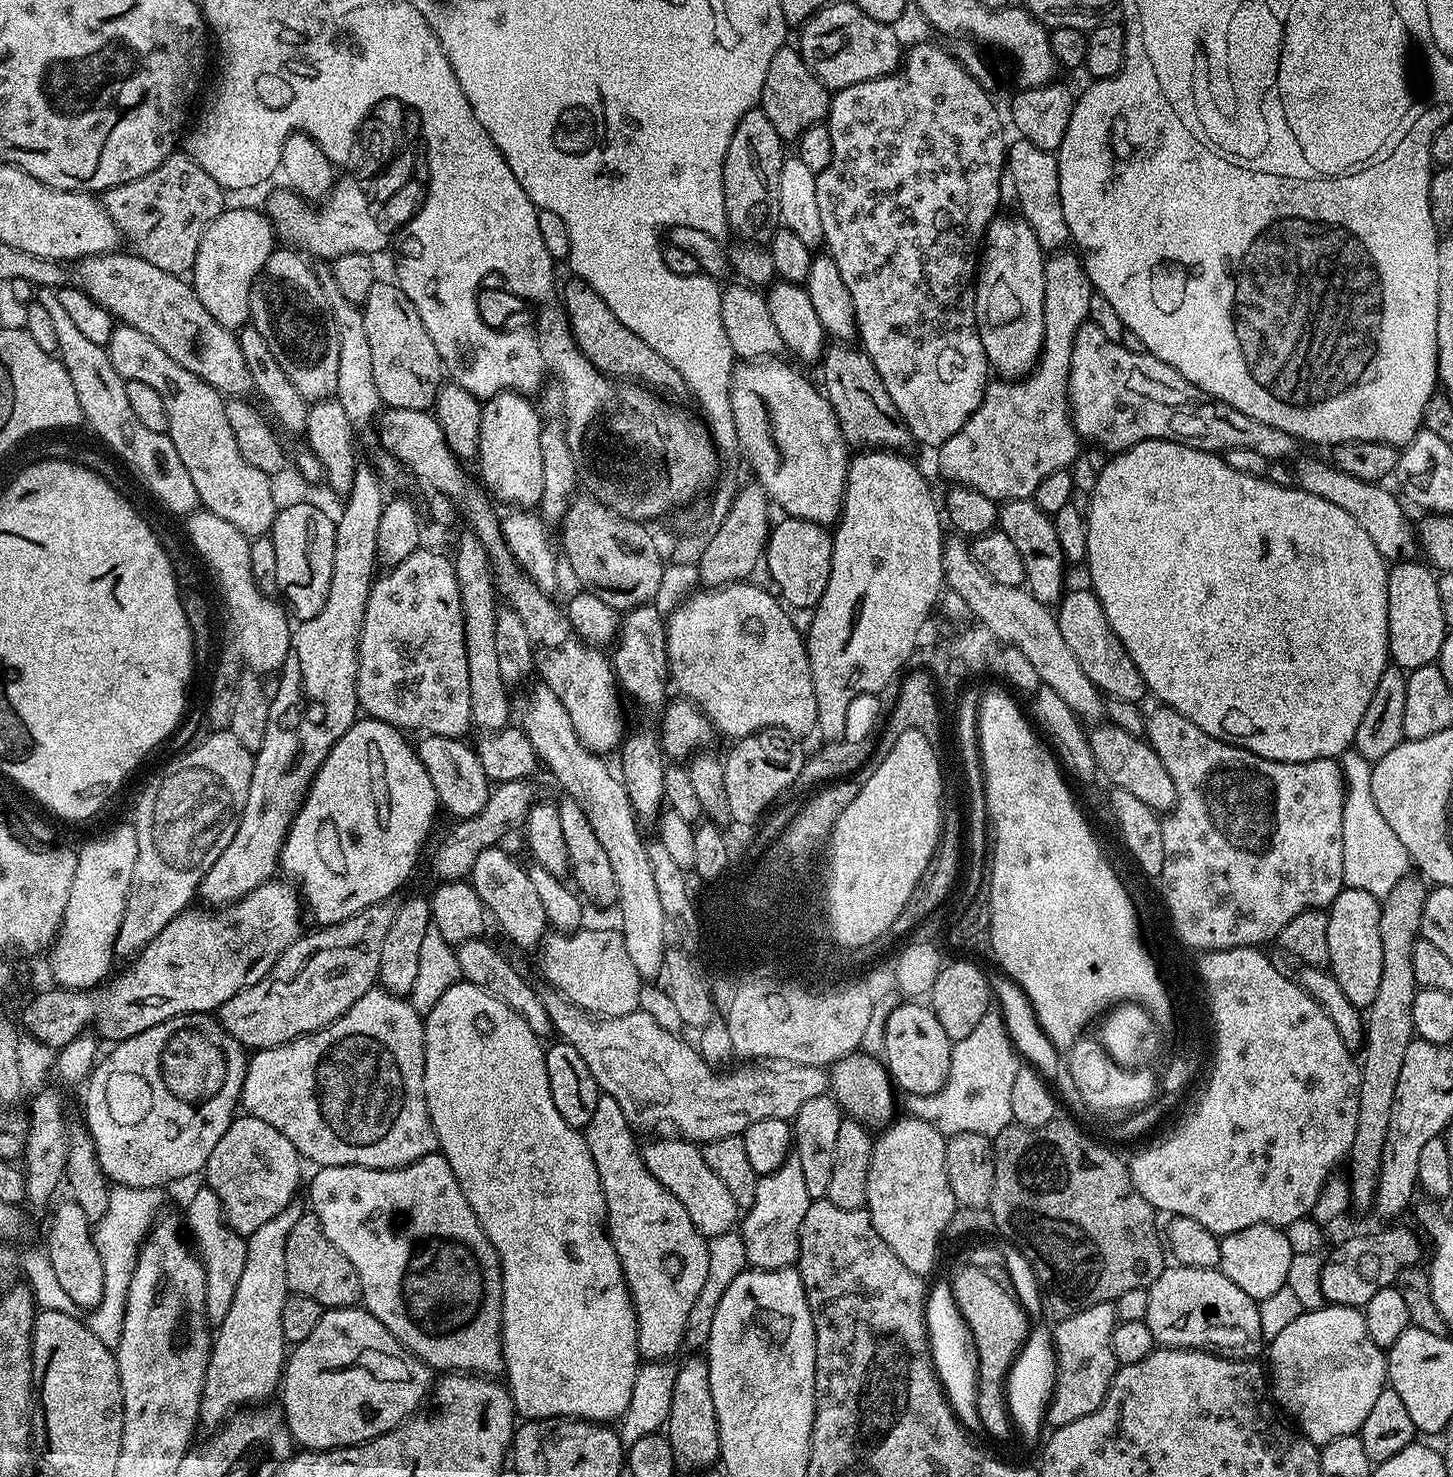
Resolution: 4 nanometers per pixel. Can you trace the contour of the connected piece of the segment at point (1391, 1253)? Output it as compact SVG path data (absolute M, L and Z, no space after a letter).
M1388 1226L1385 1232L1372 1232L1369 1236L1352 1236L1349 1240L1344 1240L1340 1245L1337 1246L1336 1249L1333 1250L1332 1253L1327 1254L1326 1259L1323 1261L1321 1266L1321 1292L1324 1295L1325 1301L1328 1304L1340 1304L1344 1308L1360 1308L1366 1302L1370 1302L1370 1298L1374 1298L1374 1294L1378 1294L1378 1290L1382 1290L1383 1288L1391 1288L1396 1283L1396 1276L1402 1270L1406 1270L1407 1268L1419 1265L1420 1261L1420 1240L1415 1236L1414 1233L1411 1232L1408 1228L1392 1228L1396 1226Z

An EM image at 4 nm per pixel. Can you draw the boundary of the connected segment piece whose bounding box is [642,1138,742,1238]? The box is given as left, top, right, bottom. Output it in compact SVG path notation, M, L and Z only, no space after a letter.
M652 1138L647 1145L643 1145L644 1161L646 1170L682 1202L686 1214L690 1214L690 1222L699 1230L705 1238L711 1238L718 1234L726 1234L737 1227L738 1217L741 1215L741 1208L734 1202L730 1190L720 1179L710 1166L706 1166L704 1153L691 1140L682 1140L679 1138Z

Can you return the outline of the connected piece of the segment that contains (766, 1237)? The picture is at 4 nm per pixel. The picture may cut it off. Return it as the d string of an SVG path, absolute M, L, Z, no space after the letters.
M789 1154L778 1170L759 1177L754 1206L743 1213L738 1224L740 1237L746 1246L746 1258L753 1269L791 1268L799 1261L800 1227L809 1203L802 1162L798 1162L794 1154Z

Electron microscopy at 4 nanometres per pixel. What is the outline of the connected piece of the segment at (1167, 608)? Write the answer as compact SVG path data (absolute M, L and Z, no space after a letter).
M1143 440L1137 444L1125 447L1125 452L1120 452L1116 457L1109 459L1103 469L1095 473L1096 481L1090 484L1090 512L1086 517L1088 529L1086 530L1086 563L1090 570L1091 592L1096 595L1102 610L1106 614L1106 622L1114 630L1118 642L1130 654L1134 666L1144 679L1145 689L1152 692L1160 699L1161 705L1173 708L1178 714L1190 718L1194 726L1206 730L1215 740L1225 740L1228 744L1237 744L1239 748L1250 750L1267 760L1278 762L1290 762L1301 764L1311 760L1331 760L1339 758L1343 752L1349 751L1355 745L1358 734L1358 722L1362 722L1362 714L1366 714L1366 706L1370 706L1370 698L1374 694L1374 686L1378 686L1378 678L1384 668L1389 667L1390 657L1388 655L1388 569L1384 556L1370 542L1370 534L1342 506L1334 506L1334 502L1326 502L1326 498L1318 498L1314 494L1304 492L1298 486L1287 488L1278 486L1262 476L1251 476L1242 474L1242 470L1230 470L1230 466L1224 461L1223 455L1215 452L1203 452L1192 448L1188 444L1179 444L1173 440Z

